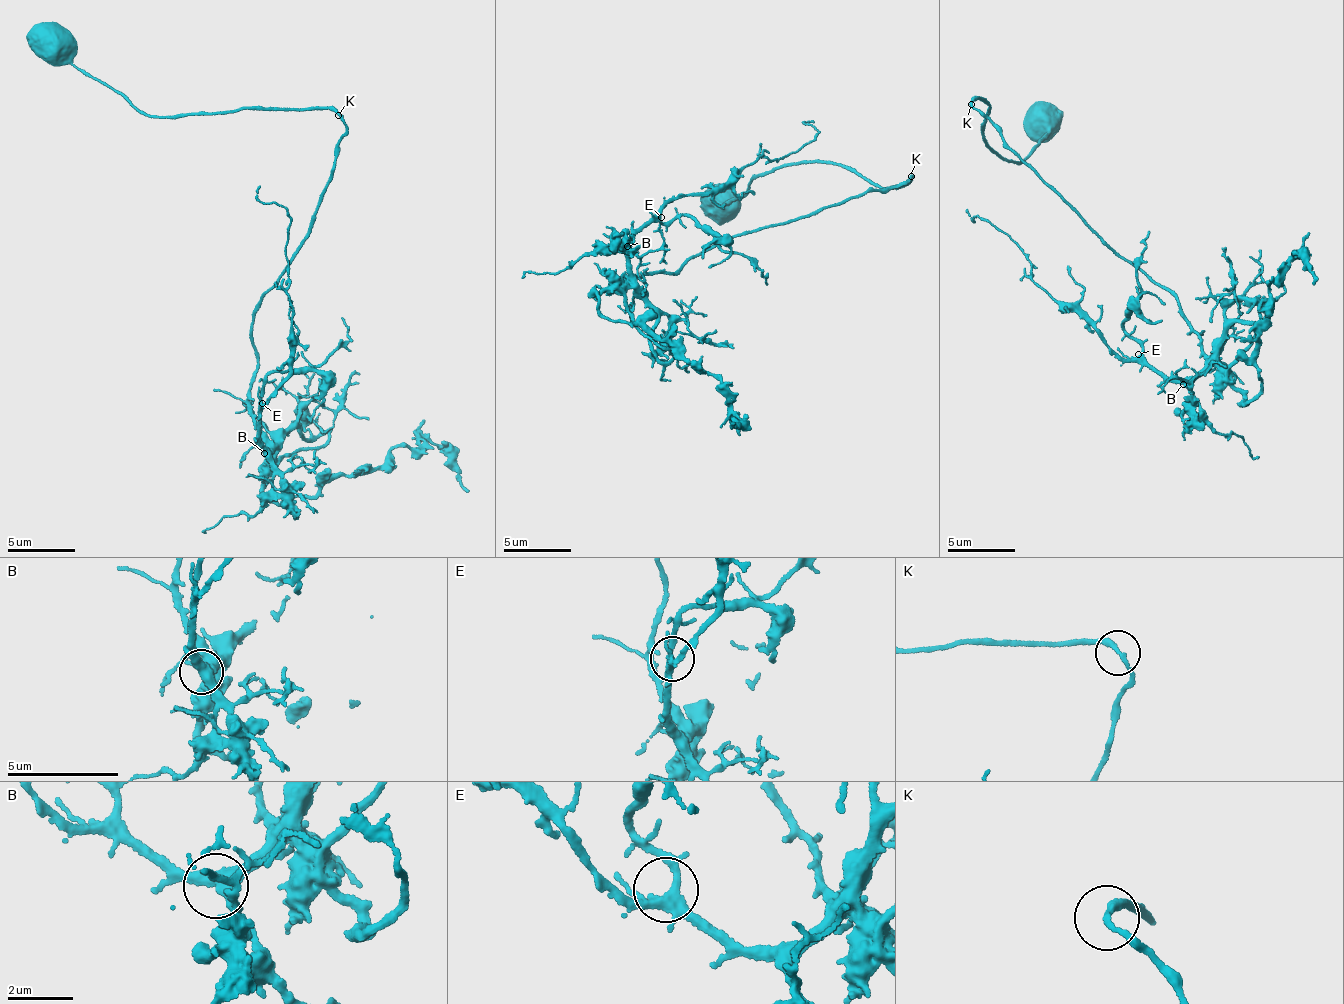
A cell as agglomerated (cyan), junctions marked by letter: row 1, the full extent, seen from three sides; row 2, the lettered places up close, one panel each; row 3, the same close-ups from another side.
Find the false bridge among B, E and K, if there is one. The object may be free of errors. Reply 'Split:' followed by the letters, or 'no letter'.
Split: no letter

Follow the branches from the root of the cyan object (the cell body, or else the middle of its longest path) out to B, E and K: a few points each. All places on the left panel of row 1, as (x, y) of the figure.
B: (46, 46), (153, 116), (325, 106), (341, 119), (330, 176), (252, 334), (248, 406), (264, 453)
E: (46, 46), (153, 116), (325, 106), (341, 119), (252, 334), (248, 406), (269, 450), (262, 403)
K: (46, 46), (153, 116), (325, 106), (337, 115)

